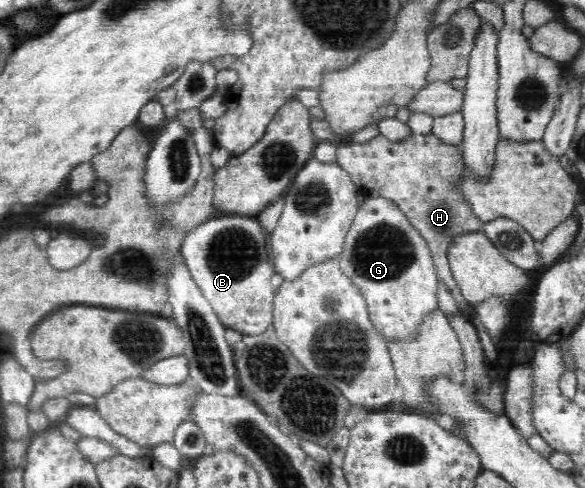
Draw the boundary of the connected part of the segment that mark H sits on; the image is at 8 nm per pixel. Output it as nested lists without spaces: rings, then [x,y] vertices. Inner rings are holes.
[[[378,134],[365,143],[342,145],[337,150],[337,163],[350,175],[351,181],[365,196],[383,197],[398,204],[409,223],[426,240],[434,265],[450,292],[458,309],[466,319],[472,319],[474,306],[462,297],[449,268],[447,251],[458,234],[469,231],[484,232],[486,223],[474,214],[463,193],[463,176],[466,173],[463,149],[452,148],[434,134],[412,134],[400,141],[390,141]]]

